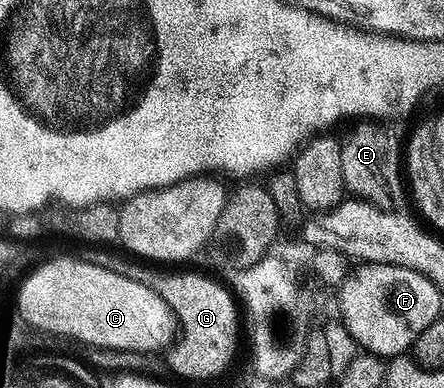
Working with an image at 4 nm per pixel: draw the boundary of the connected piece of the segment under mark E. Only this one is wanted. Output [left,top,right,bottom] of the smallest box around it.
[340,119,408,211]

